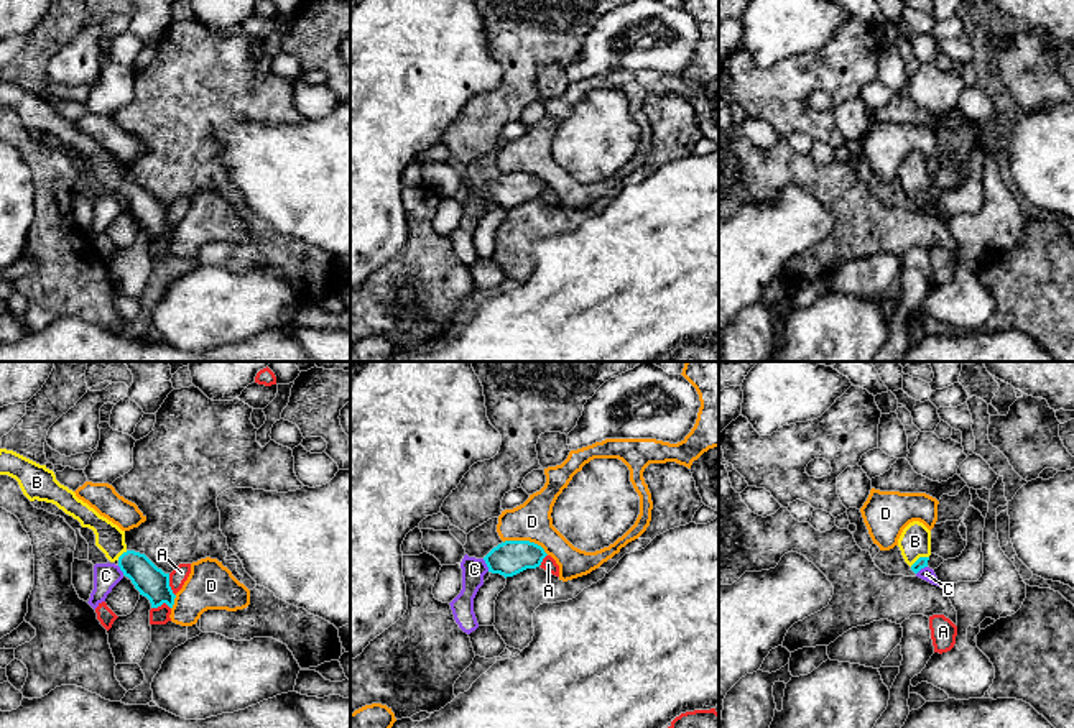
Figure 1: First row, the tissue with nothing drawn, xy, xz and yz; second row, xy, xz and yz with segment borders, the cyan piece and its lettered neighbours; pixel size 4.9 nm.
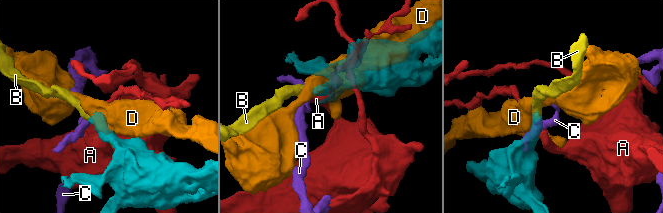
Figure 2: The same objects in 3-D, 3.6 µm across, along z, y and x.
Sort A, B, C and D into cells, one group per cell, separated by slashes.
A / B / C / D

